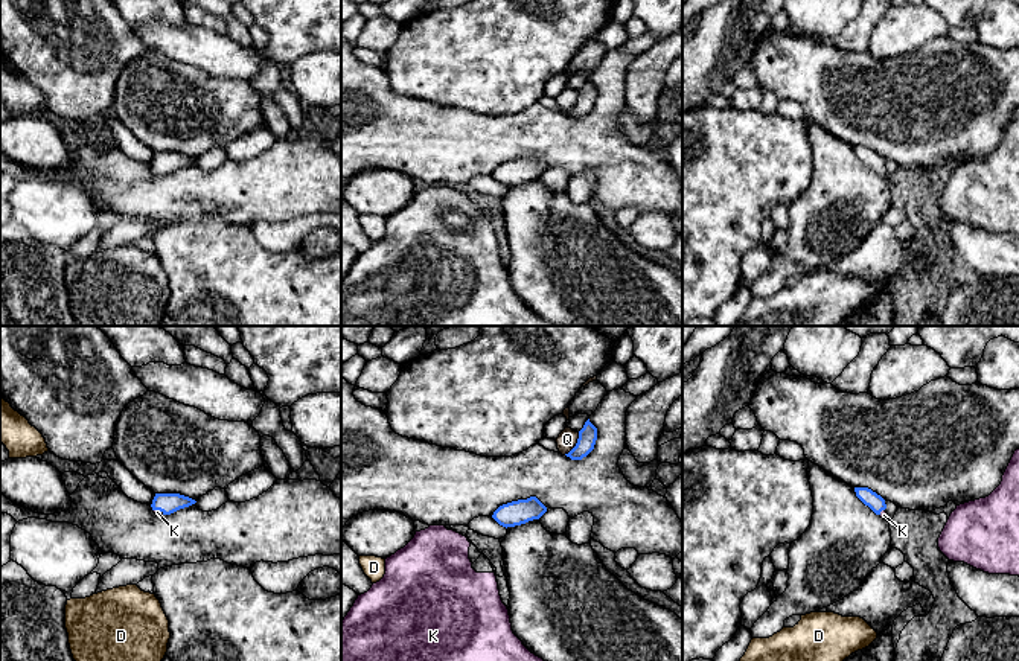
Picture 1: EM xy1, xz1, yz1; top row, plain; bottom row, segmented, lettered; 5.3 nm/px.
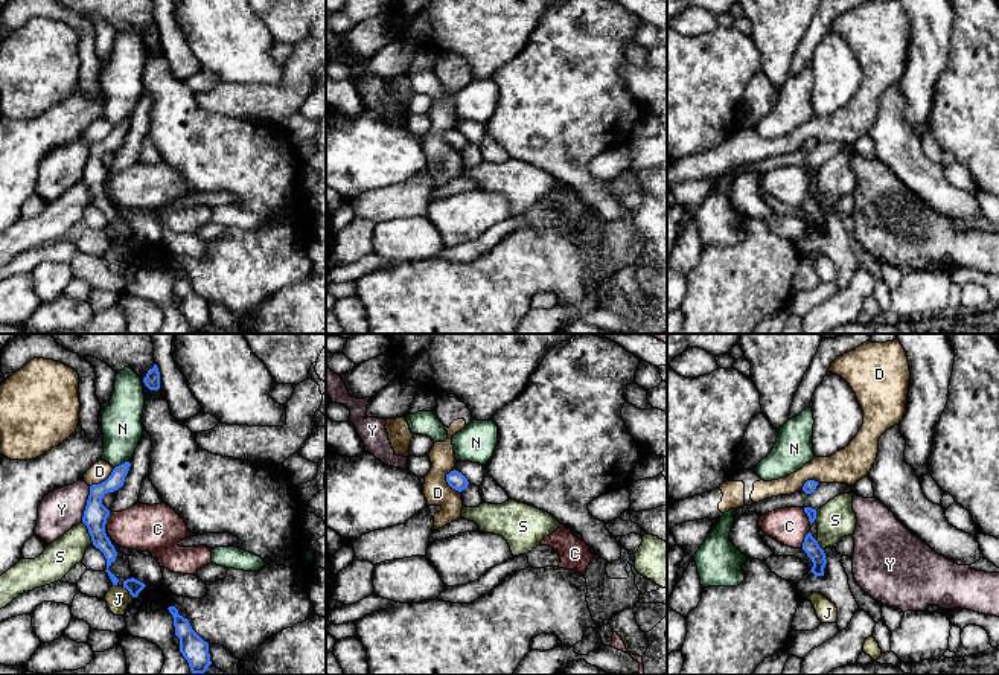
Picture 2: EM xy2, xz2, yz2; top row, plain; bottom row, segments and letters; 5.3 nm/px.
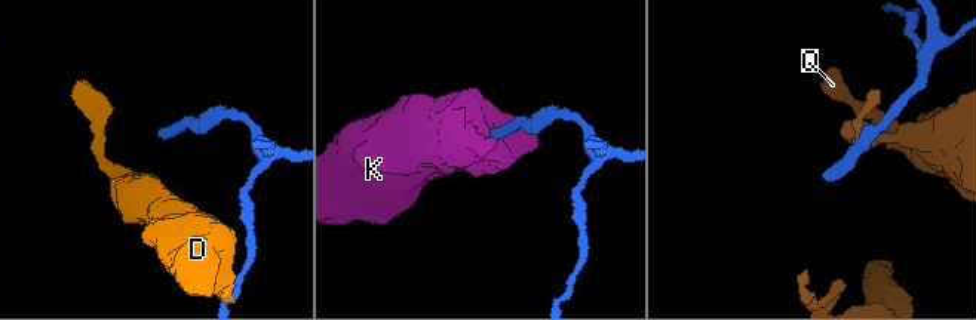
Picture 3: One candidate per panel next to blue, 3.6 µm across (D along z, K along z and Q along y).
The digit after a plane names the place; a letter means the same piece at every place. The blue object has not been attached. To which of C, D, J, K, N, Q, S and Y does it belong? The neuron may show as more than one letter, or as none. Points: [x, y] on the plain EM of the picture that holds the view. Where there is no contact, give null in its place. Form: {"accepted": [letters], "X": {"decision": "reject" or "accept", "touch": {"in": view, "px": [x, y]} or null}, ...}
{"accepted": ["K"], "C": {"decision": "reject", "touch": {"in": "yz2", "px": [804, 198]}}, "D": {"decision": "reject", "touch": {"in": "xz2", "px": [446, 139]}}, "J": {"decision": "reject", "touch": {"in": "xy2", "px": [128, 249]}}, "K": {"decision": "accept", "touch": {"in": "xy1", "px": [159, 168]}}, "N": {"decision": "reject", "touch": {"in": "xy2", "px": [122, 122]}}, "Q": {"decision": "reject", "touch": {"in": "xz1", "px": [576, 104]}}, "S": {"decision": "reject", "touch": {"in": "xy2", "px": [89, 191]}}, "Y": {"decision": "reject", "touch": {"in": "xy2", "px": [87, 162]}}}

